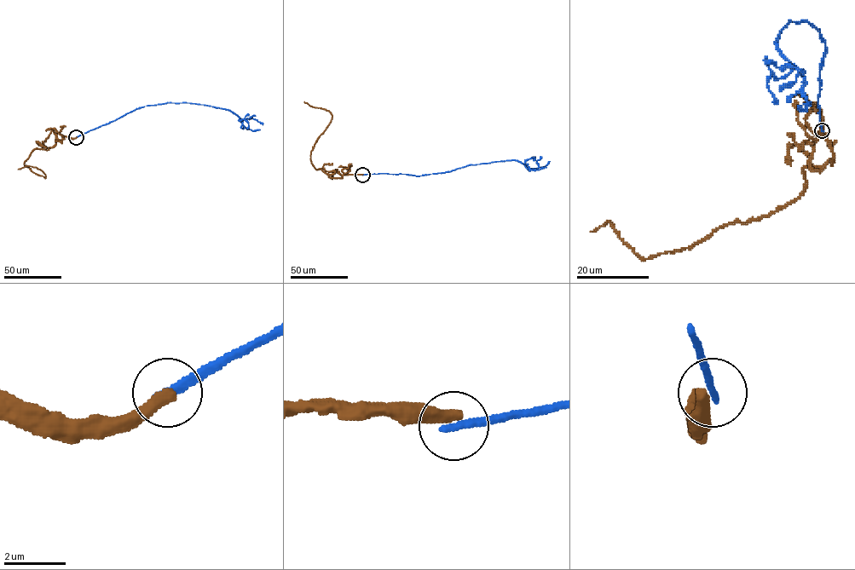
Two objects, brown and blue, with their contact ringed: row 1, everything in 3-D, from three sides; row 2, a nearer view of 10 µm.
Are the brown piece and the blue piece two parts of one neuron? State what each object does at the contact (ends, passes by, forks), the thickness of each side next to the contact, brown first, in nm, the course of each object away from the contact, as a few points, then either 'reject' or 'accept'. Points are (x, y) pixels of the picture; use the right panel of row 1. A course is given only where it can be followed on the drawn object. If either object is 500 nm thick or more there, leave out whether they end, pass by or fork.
brown ends | blue ends | 460/300 nm | brown via (822, 130), (823, 118), (832, 163), (806, 166), (805, 190), (767, 215), (651, 258), (609, 221), (591, 231) | blue via (822, 130), (817, 102), (824, 42), (806, 21), (790, 21), (777, 39), (777, 48), (802, 71), (782, 91) | reject

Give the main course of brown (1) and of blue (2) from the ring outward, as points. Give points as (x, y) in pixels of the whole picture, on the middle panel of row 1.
1: (362, 175), (332, 178), (314, 166), (310, 152), (332, 115), (328, 111), (312, 106), (304, 101)
2: (363, 175), (423, 175), (471, 164), (510, 160), (517, 160), (528, 168), (538, 168), (549, 162)

